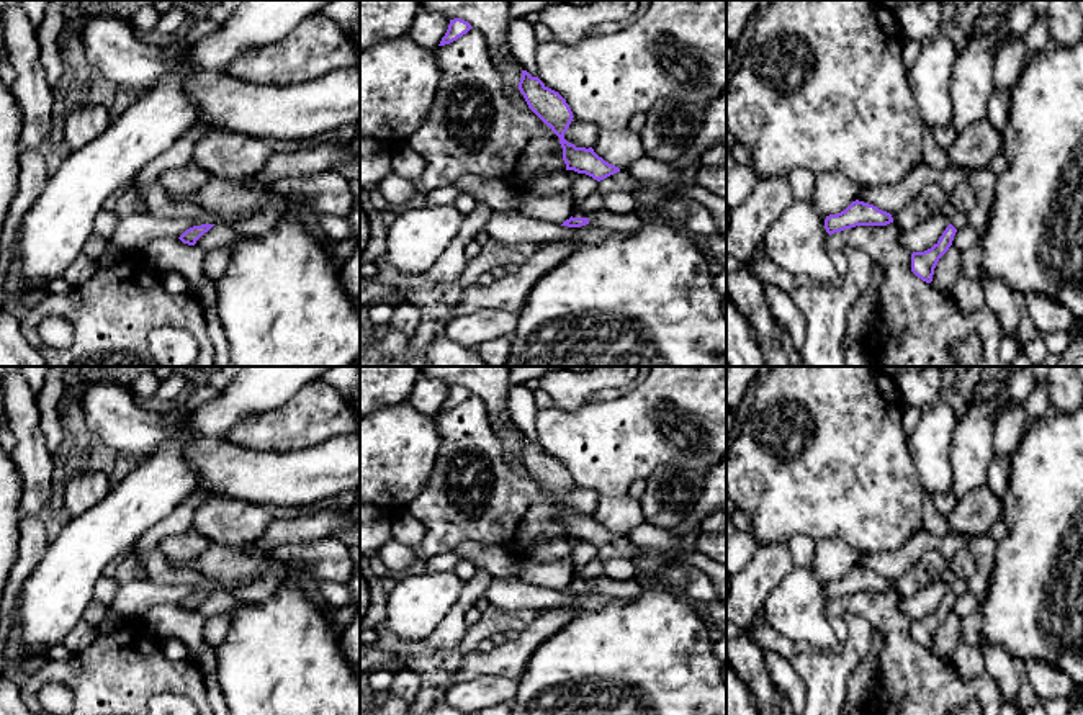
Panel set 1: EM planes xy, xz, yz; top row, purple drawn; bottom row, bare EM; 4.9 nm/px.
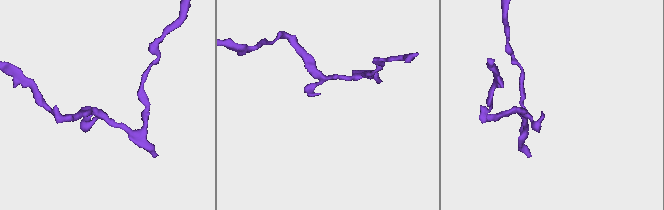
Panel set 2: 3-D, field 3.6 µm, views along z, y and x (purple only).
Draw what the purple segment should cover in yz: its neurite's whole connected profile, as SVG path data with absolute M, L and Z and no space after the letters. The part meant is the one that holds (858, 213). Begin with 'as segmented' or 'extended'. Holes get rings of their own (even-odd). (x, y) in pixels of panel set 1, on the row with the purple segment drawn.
as segmented; M856 200L844 211L826 216L825 229L831 236L856 226L887 226L890 223L893 223L890 213Z

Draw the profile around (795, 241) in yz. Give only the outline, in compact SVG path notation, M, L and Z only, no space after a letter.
M811 198L792 201L762 237L764 252L780 268L793 275L808 275L813 281L836 281L836 268L826 250L829 234L825 216Z

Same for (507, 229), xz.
M491 213L484 231L504 247L515 244L545 244L553 241L574 241L577 245L597 244L613 232L604 227L568 227L551 223L535 221L522 213Z

